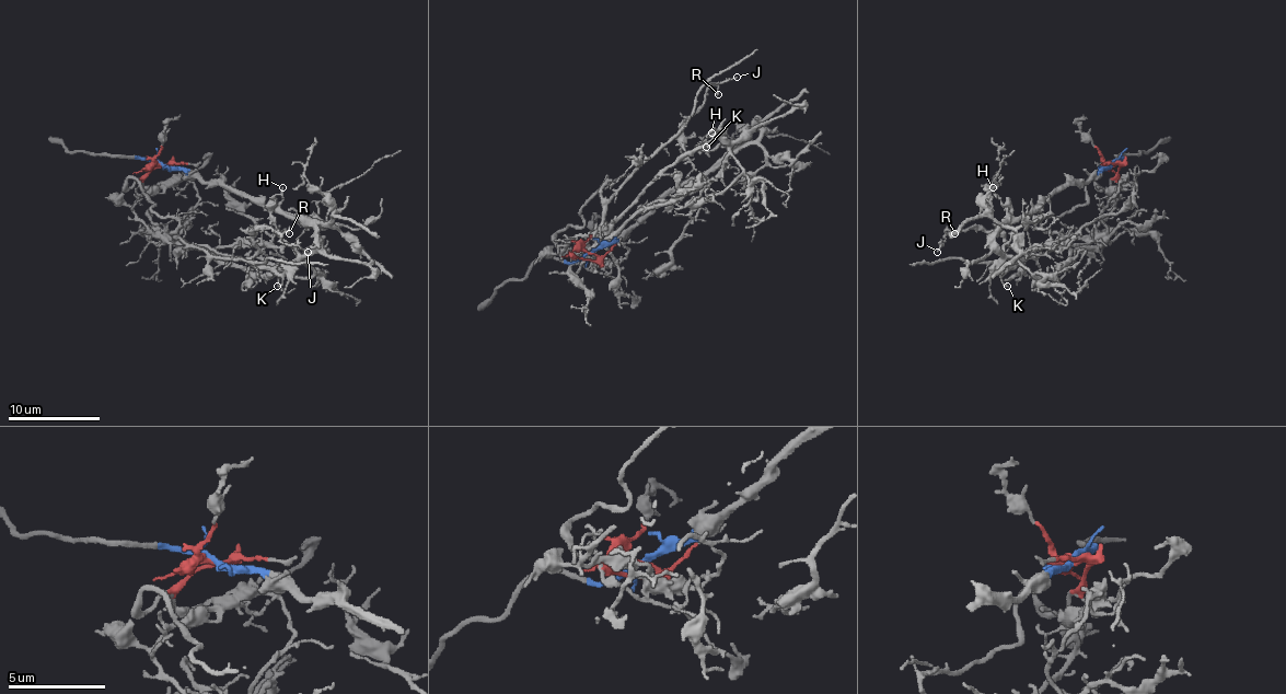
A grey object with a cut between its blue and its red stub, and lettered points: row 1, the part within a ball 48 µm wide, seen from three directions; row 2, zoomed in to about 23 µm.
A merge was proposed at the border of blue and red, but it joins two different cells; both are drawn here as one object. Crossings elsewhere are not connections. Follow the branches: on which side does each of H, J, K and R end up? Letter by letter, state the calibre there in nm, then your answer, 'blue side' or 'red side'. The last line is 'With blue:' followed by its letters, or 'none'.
H: 100 nm thick; blue side
J: 90 nm thick; blue side
K: 140 nm thick; blue side
R: 160 nm thick; blue side
With blue: H, J, K, R

